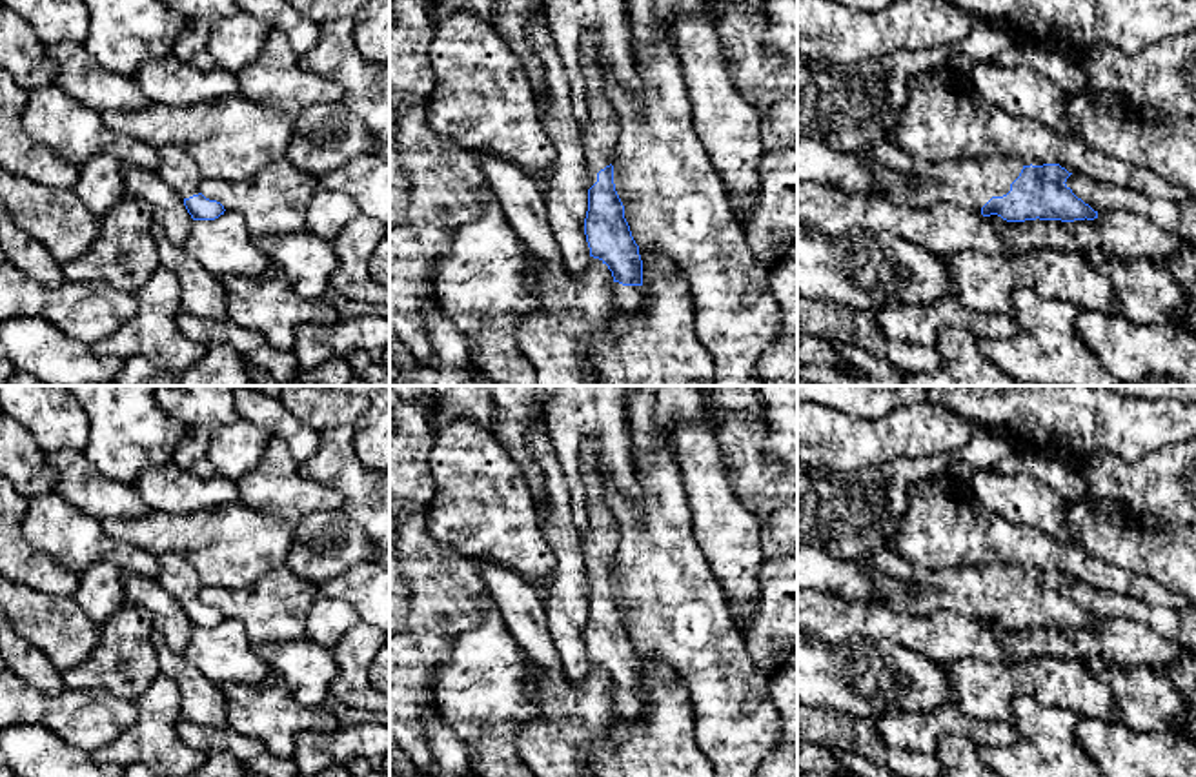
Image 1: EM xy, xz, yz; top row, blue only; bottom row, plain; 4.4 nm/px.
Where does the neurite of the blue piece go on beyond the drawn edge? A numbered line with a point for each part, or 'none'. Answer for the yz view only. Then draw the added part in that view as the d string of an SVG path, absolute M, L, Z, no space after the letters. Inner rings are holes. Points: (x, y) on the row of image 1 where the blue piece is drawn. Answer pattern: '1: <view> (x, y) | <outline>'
1: yz (971, 182) | M894 142L877 144L854 155L863 162L890 167L916 180L912 187L903 191L870 189L863 191L863 195L877 195L894 204L912 204L917 207L952 202L974 213L981 213L981 207L992 197L1007 195L1021 169L1030 166L1021 158L999 156L925 162L897 147Z

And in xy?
1: xy (177, 170) | M177 146L158 147L160 166L157 175L184 200L200 193L202 175L191 156Z

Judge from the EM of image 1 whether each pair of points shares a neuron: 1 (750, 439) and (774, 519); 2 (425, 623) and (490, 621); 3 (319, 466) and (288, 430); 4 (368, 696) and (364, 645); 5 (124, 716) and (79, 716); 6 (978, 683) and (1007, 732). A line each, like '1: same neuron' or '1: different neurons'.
1: same neuron
2: different neurons
3: different neurons
4: same neuron
5: same neuron
6: different neurons

